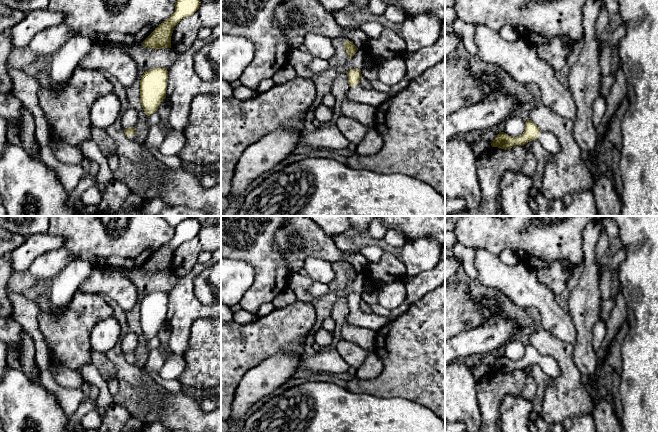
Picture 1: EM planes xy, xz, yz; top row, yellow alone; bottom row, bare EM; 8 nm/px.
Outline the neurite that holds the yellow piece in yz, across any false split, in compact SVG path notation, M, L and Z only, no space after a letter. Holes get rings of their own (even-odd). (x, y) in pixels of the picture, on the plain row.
M532 344L525 346L525 355L518 361L511 361L500 355L491 370L507 374L516 369L524 370L531 364L538 364L541 370L551 378L560 375L560 368L556 360L551 356L541 355Z

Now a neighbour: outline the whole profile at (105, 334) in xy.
M113 316L97 322L90 333L90 346L93 351L106 353L121 340L121 327Z

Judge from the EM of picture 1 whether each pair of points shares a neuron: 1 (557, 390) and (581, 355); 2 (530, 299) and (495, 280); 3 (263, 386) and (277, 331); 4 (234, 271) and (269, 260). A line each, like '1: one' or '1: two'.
1: two
2: one
3: two
4: two

